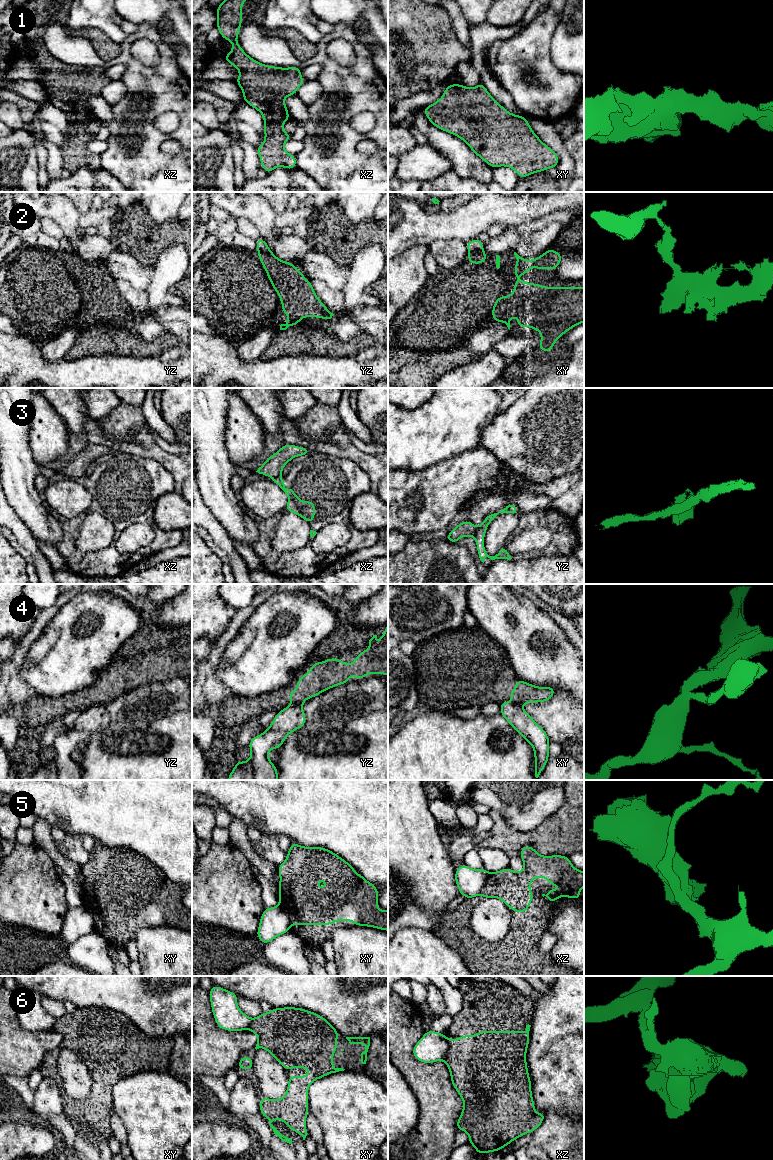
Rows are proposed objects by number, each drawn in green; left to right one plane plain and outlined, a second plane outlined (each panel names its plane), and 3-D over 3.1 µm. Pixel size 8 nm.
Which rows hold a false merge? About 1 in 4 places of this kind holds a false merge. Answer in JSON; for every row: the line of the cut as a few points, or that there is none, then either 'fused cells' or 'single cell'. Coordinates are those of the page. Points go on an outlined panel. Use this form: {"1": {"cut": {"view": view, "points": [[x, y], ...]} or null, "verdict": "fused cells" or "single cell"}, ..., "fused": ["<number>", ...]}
{"1": {"cut": null, "verdict": "single cell"}, "2": {"cut": {"view": "xy", "points": [[482, 251], [469, 254]]}, "verdict": "fused cells"}, "3": {"cut": {"view": "yz", "points": [[477, 528], [473, 535]]}, "verdict": "fused cells"}, "4": {"cut": {"view": "yz", "points": [[301, 704], [291, 705]]}, "verdict": "fused cells"}, "5": {"cut": {"view": "xz", "points": [[489, 873], [479, 893]]}, "verdict": "fused cells"}, "6": {"cut": {"view": "xz", "points": [[447, 1039], [447, 1053], [443, 1059]]}, "verdict": "fused cells"}, "fused": ["2", "3", "4", "5", "6"]}

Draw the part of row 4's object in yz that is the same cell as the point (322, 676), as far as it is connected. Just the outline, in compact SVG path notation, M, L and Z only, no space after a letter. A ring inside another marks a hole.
M388 624L381 635L381 645L377 645L377 635L369 640L369 649L362 650L353 659L353 665L339 658L327 658L324 662L314 662L308 674L302 674L297 680L297 689L290 690L291 705L303 705L305 699L315 696L335 686L347 684L349 676L365 680L366 674L384 674L388 676Z

